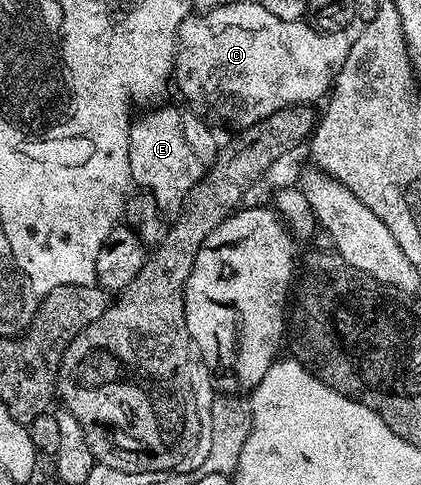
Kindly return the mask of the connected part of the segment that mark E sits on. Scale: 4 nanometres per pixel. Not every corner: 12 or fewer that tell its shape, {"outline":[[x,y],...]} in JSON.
{"outline":[[148,109],[132,121],[132,183],[167,212],[204,167],[185,144],[183,114]]}

